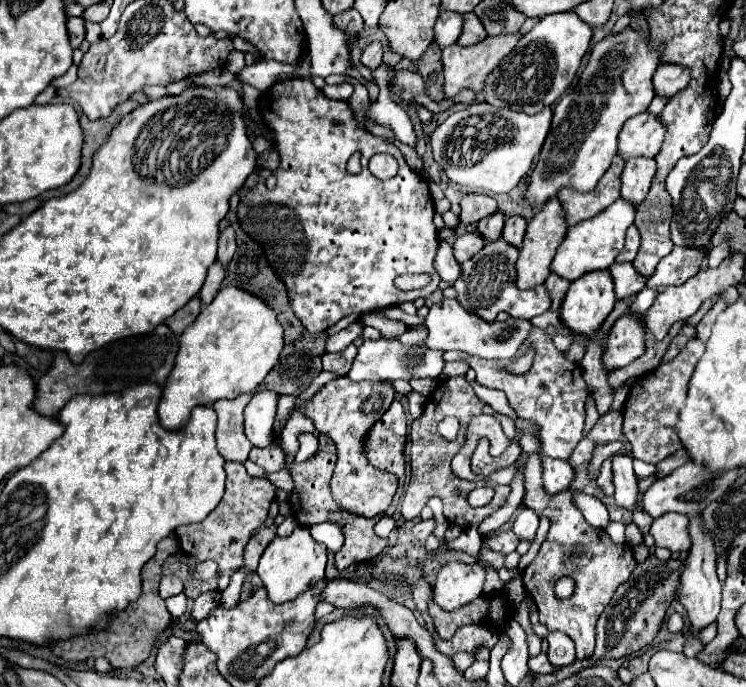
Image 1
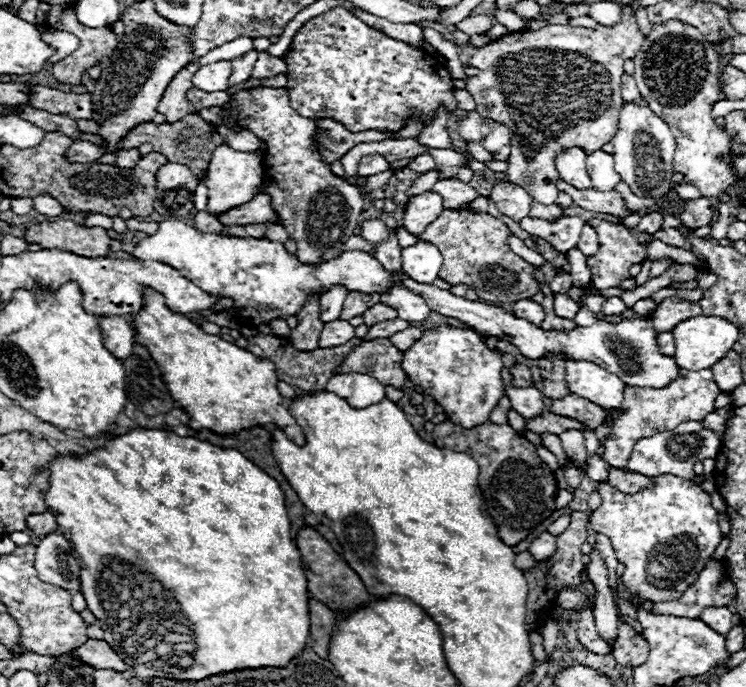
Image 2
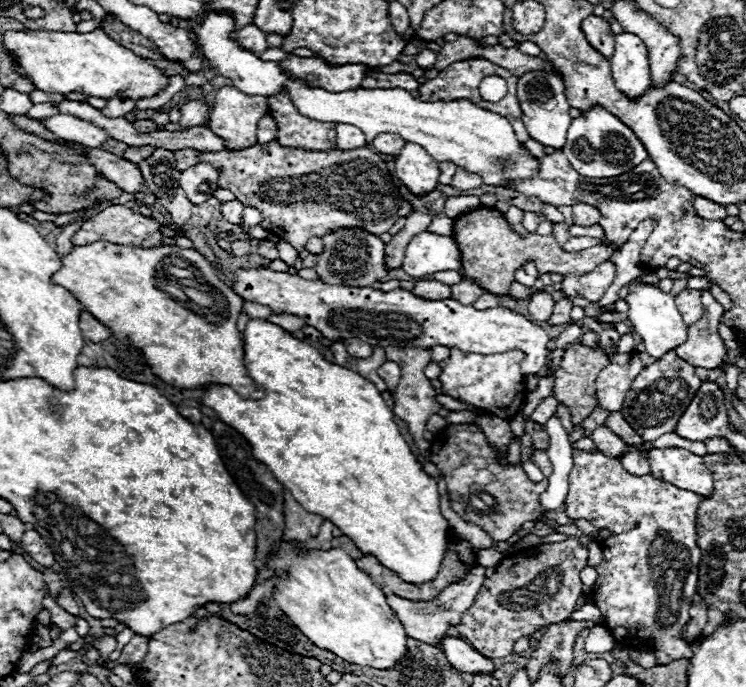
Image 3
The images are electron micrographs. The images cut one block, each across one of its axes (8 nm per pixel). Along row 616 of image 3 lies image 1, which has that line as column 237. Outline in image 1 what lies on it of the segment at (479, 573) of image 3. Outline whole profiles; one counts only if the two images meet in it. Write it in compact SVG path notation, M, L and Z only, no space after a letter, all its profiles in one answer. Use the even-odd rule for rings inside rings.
M252 394L238 396L236 400L218 400L212 408L218 414L216 444L218 452L232 462L246 462L252 450L250 440L244 436L244 408Z

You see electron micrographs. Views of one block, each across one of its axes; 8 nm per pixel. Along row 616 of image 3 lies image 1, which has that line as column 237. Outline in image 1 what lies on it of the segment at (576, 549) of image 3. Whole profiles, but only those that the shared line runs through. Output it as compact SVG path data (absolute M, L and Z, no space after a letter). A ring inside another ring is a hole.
M226 462L224 470L226 492L220 504L214 508L212 514L208 514L208 518L204 518L204 522L178 526L176 536L182 550L188 550L188 554L196 560L214 560L220 572L234 572L240 570L244 564L244 544L250 540L254 530L264 524L268 516L268 508L274 500L274 486L266 478L250 476L240 462Z

